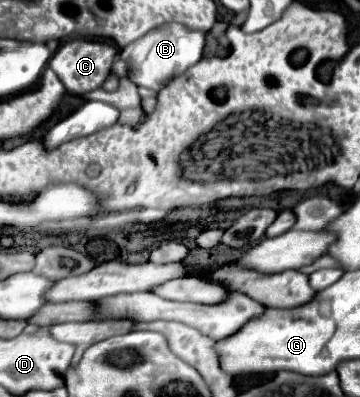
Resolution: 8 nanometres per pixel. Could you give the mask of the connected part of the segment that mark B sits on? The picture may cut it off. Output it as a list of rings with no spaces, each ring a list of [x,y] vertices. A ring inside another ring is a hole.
[[[170,22],[170,24],[162,24],[154,30],[150,30],[142,38],[138,38],[132,44],[128,44],[126,48],[122,48],[120,58],[130,62],[132,70],[134,70],[134,72],[130,72],[130,80],[136,86],[148,86],[150,90],[158,92],[162,86],[166,86],[168,80],[172,80],[174,76],[186,72],[186,68],[196,64],[202,56],[204,46],[203,32],[188,30],[188,28],[182,28],[182,24]]]

